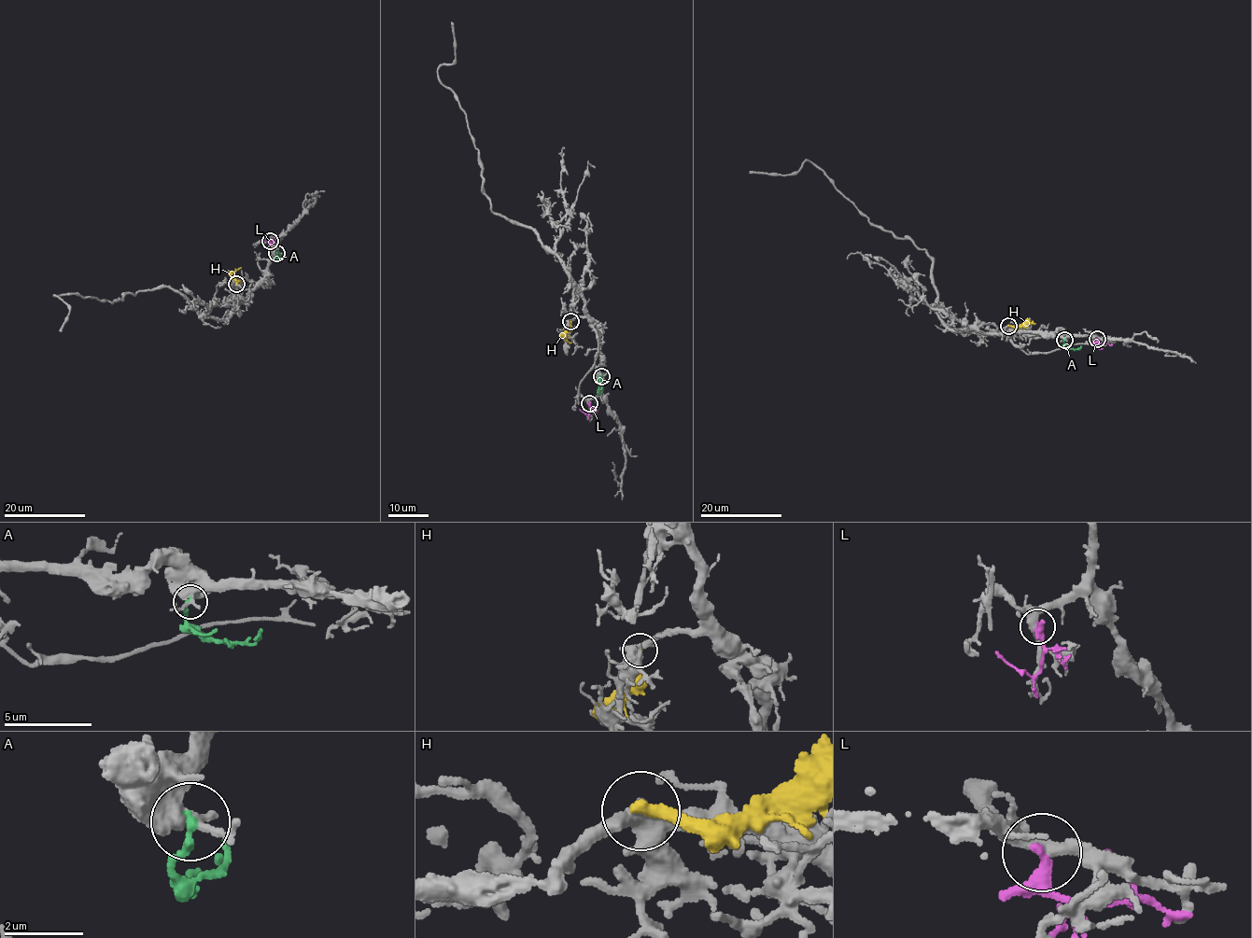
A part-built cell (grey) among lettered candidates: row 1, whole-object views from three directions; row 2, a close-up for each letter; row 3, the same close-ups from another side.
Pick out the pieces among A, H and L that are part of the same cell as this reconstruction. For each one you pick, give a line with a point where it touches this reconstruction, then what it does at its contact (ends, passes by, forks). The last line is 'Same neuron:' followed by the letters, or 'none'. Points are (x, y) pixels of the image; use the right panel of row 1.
A: (1064, 340) | it ends
Same neuron: A

